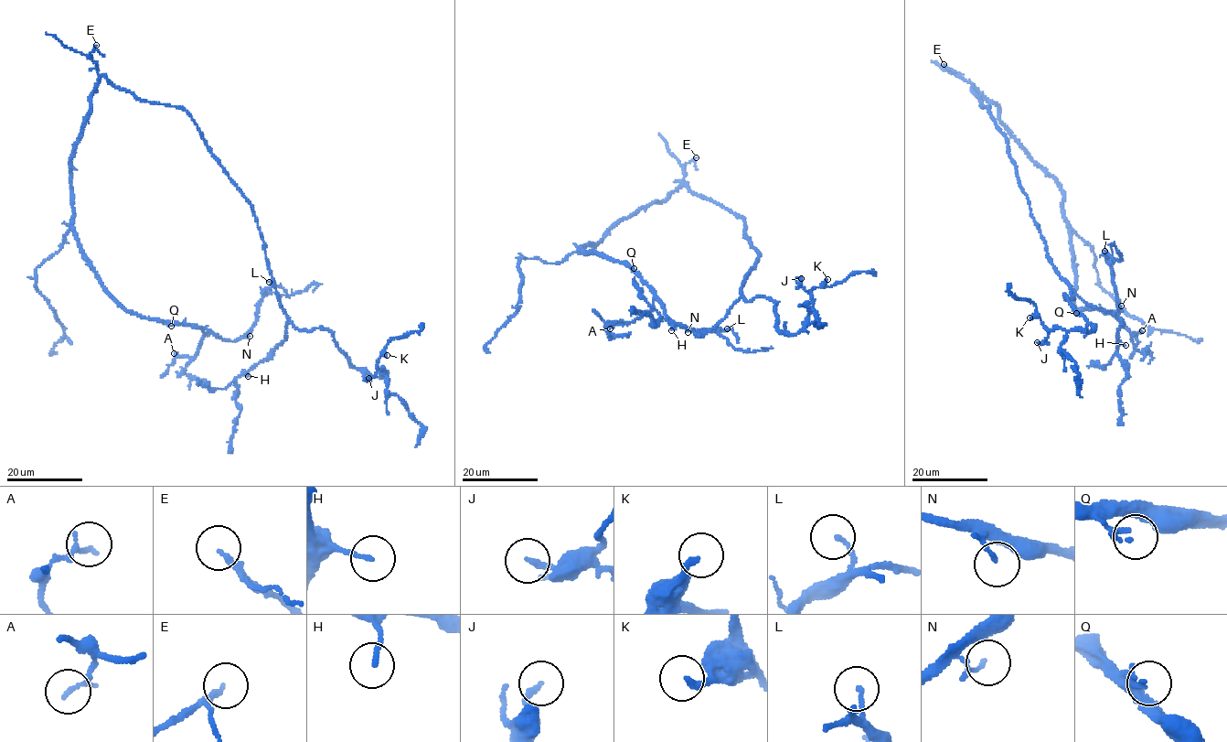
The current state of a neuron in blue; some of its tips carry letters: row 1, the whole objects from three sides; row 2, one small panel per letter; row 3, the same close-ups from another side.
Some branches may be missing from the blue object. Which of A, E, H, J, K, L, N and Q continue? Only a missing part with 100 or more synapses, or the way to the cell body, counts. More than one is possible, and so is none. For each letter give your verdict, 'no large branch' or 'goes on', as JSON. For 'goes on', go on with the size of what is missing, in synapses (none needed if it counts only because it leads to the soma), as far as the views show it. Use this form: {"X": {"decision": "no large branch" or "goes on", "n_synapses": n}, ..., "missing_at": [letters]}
{"A": {"decision": "no large branch"}, "E": {"decision": "goes on"}, "H": {"decision": "no large branch"}, "J": {"decision": "no large branch"}, "K": {"decision": "no large branch"}, "L": {"decision": "no large branch"}, "N": {"decision": "no large branch"}, "Q": {"decision": "no large branch"}, "missing_at": ["E"]}

